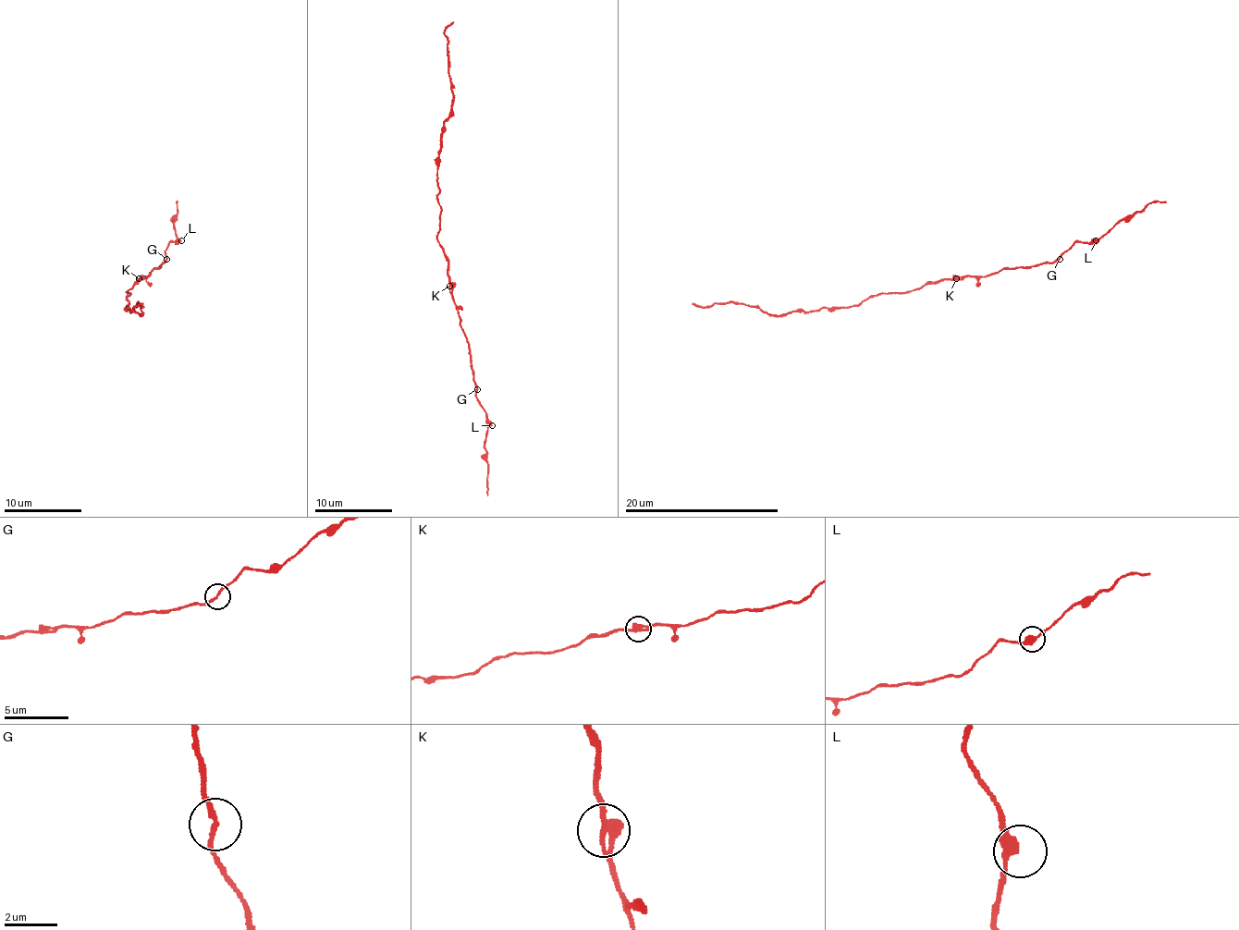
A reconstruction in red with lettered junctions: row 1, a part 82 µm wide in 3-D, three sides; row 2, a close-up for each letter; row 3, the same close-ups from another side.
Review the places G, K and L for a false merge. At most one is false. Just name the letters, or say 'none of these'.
none of these

